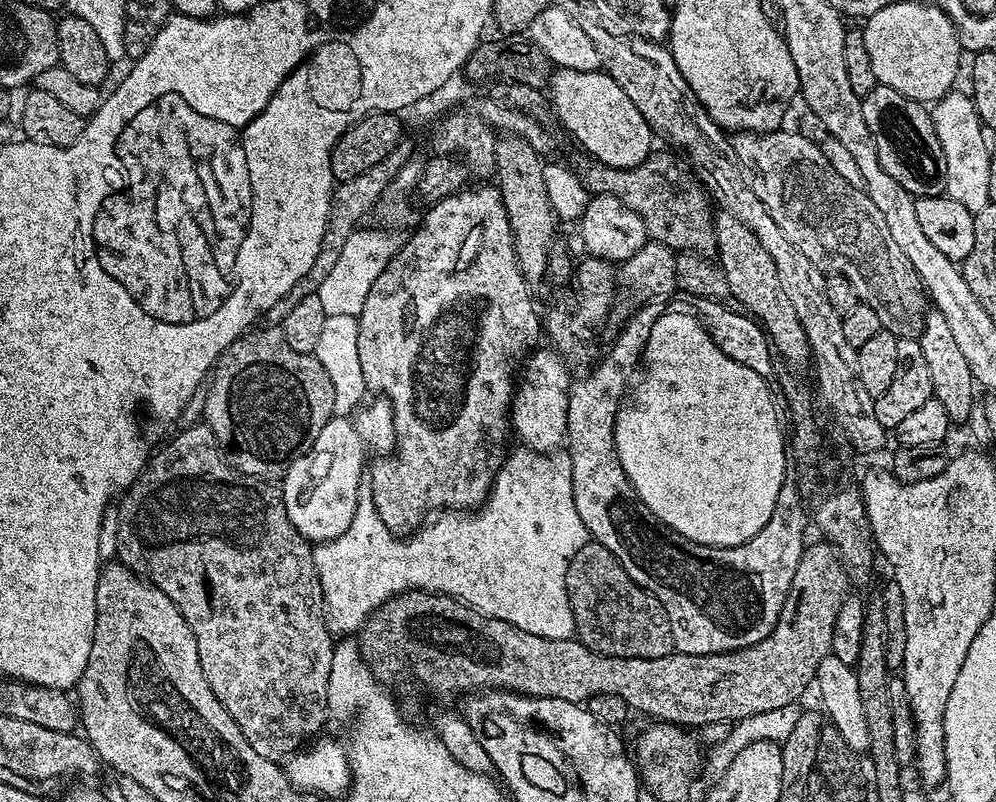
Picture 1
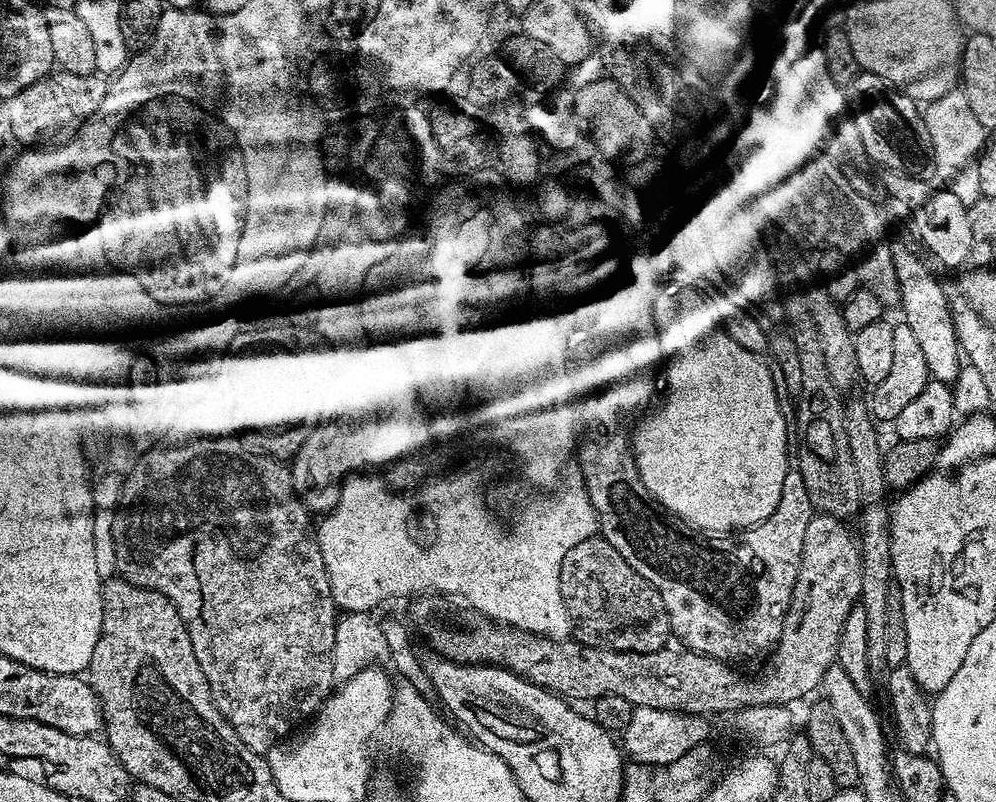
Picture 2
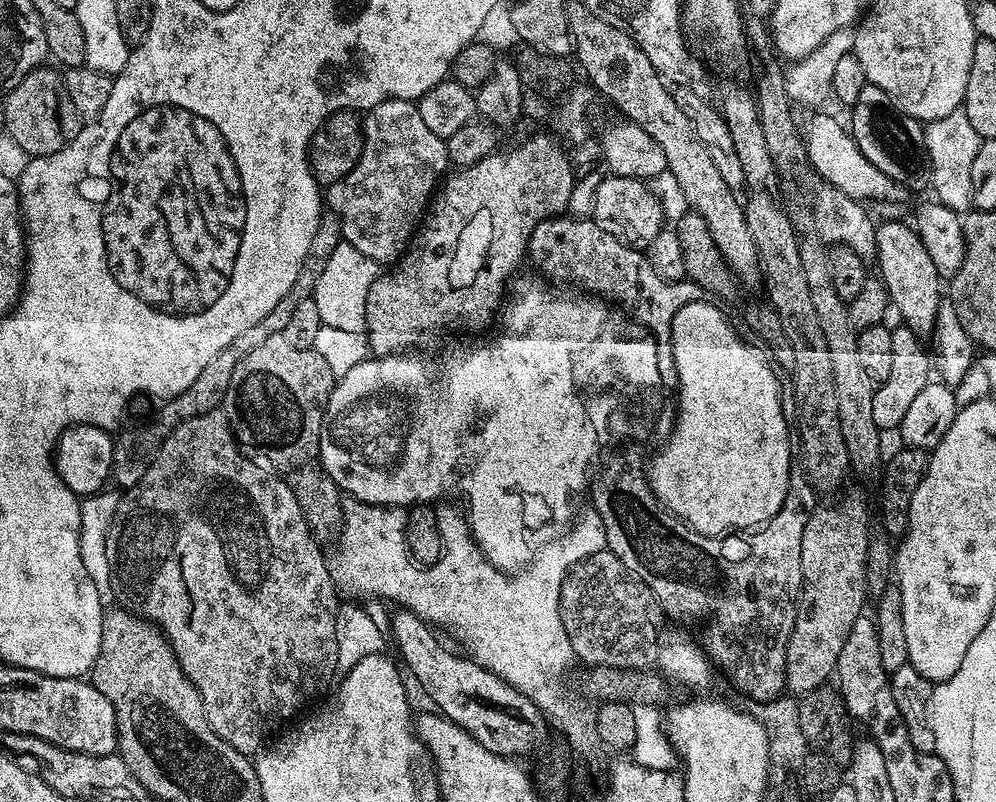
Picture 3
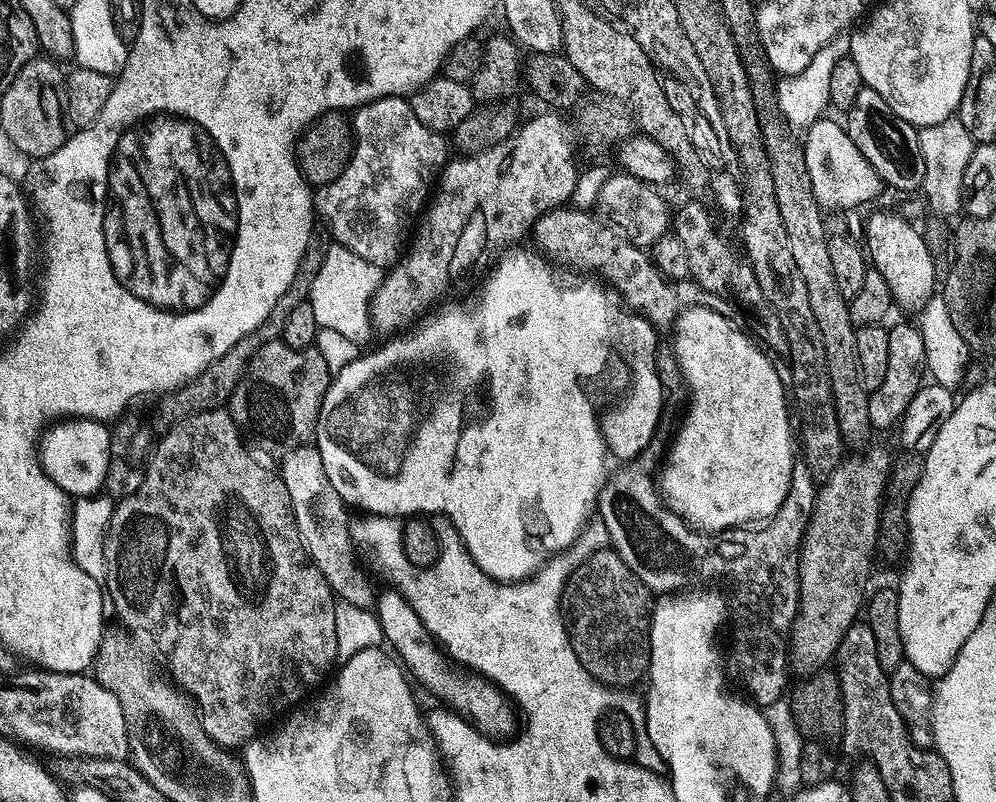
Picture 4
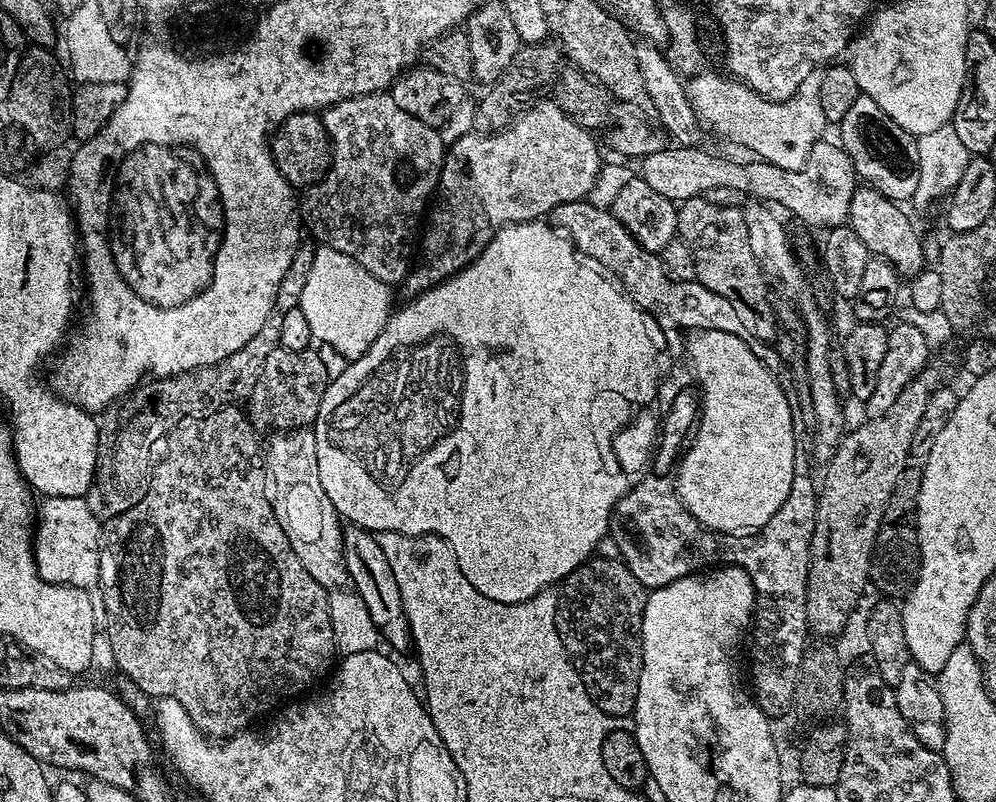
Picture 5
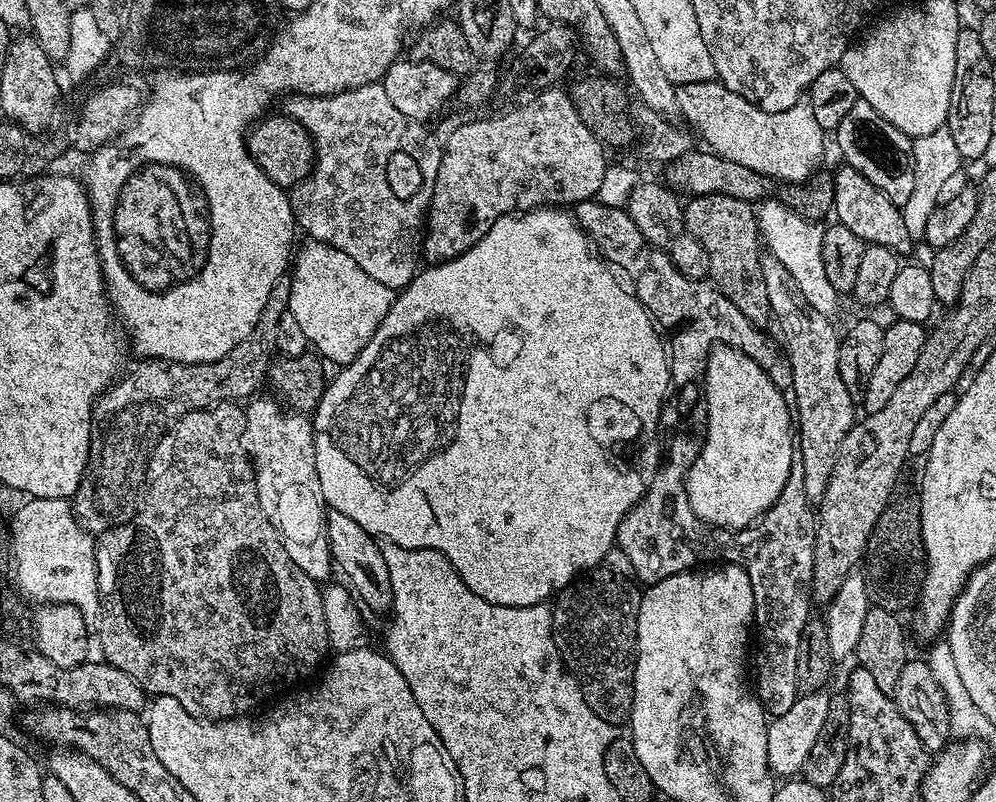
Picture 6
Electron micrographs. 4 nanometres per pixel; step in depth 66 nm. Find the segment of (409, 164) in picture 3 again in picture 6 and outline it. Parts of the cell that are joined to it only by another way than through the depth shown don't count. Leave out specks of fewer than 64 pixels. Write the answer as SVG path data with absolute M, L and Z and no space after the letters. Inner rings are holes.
M377 82L375 84L367 84L366 86L358 86L354 90L346 90L339 92L333 96L301 96L299 94L292 94L283 101L284 108L282 108L283 115L297 120L304 129L311 134L312 141L316 147L316 162L312 166L312 172L307 176L301 184L296 185L291 189L290 199L292 201L292 213L296 219L297 229L301 233L305 232L305 237L314 239L320 244L329 244L331 248L342 250L342 254L350 254L350 258L354 258L354 262L358 266L362 266L362 270L366 270L366 274L370 274L370 278L374 278L374 282L382 282L382 286L393 290L405 288L411 280L416 277L418 265L416 259L422 256L422 241L426 235L426 217L428 214L428 203L432 200L434 194L434 178L438 178L438 162L440 161L440 154L442 151L441 141L435 140L430 133L427 132L425 125L419 120L411 120L406 118L406 114L402 114L390 102L390 97L386 95L383 83ZM396 155L404 156L405 160L410 162L414 168L414 172L420 185L417 186L416 192L420 196L399 196L396 193L396 188L392 185L392 180L388 177L388 167L392 164L392 159Z

